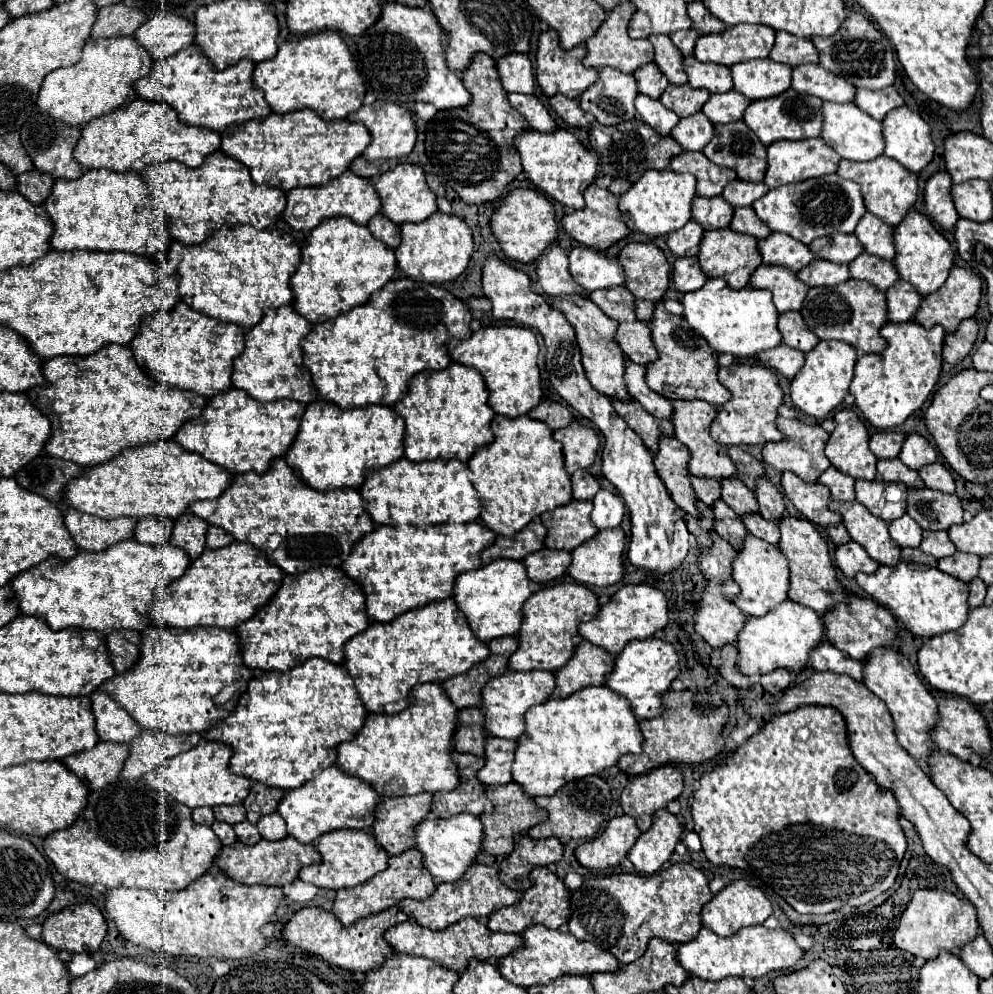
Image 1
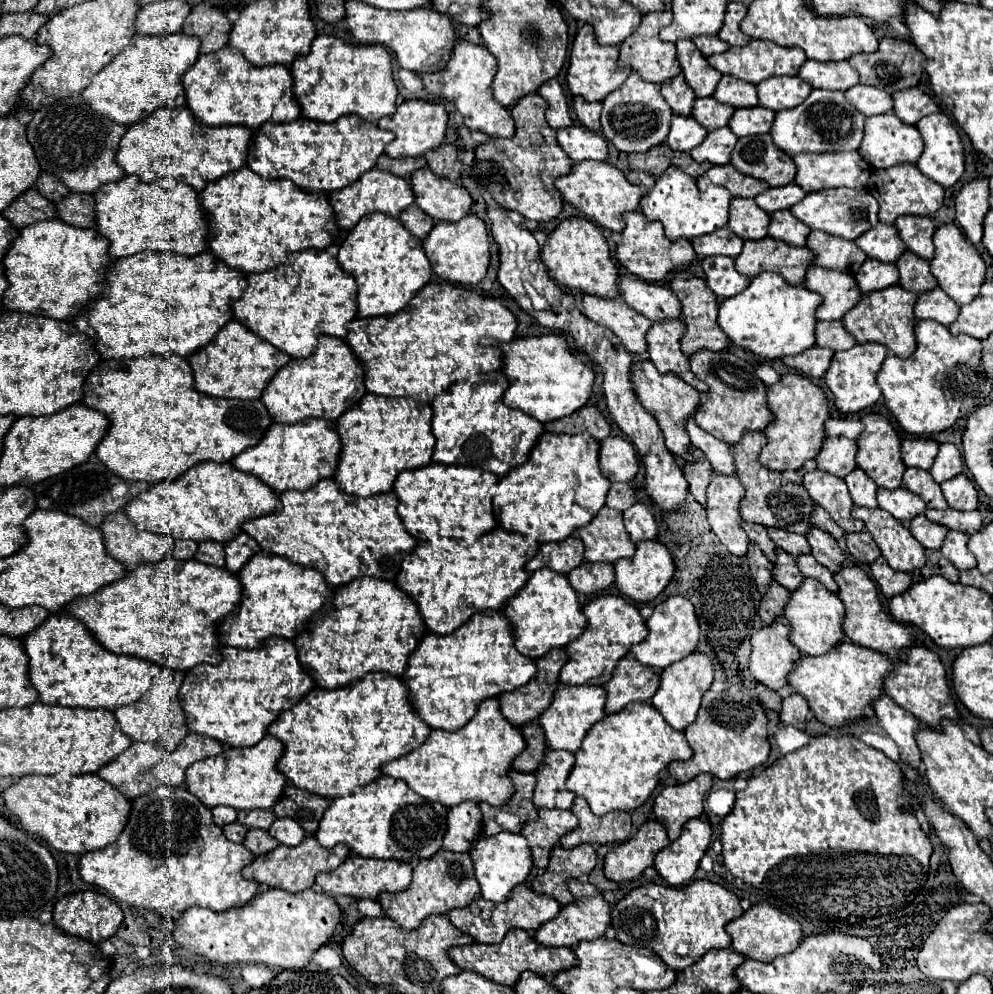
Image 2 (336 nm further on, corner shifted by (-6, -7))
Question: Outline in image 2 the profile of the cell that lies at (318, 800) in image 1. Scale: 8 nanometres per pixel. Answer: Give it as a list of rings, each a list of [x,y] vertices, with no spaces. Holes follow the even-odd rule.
[[[381,776],[349,796],[331,800],[315,832],[315,838],[323,848],[345,844],[351,852],[365,858],[395,858],[413,864],[441,850],[443,832],[443,804],[417,796],[403,780]]]

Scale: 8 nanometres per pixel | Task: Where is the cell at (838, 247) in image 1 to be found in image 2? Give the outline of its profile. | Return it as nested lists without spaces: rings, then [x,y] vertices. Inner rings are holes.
[[[877,224],[869,232],[861,234],[855,240],[857,248],[861,248],[867,258],[875,258],[881,262],[895,262],[897,256],[905,252],[905,246],[901,238],[897,236],[897,230],[893,224]]]

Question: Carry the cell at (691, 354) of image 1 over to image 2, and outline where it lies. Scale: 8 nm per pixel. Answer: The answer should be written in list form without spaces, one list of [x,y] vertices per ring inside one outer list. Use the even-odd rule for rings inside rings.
[[[697,350],[689,356],[689,362],[695,376],[709,386],[705,402],[699,404],[693,414],[695,422],[705,432],[713,434],[715,438],[727,444],[735,444],[745,430],[765,430],[765,426],[773,420],[773,414],[769,412],[765,400],[765,384],[755,376],[751,362],[737,358],[729,350]]]

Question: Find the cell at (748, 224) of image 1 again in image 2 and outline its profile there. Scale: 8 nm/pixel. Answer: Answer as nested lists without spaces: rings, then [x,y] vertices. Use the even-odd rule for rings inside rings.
[[[777,210],[771,214],[767,234],[785,244],[805,246],[805,236],[809,234],[809,228],[805,228],[805,224],[801,224],[799,220],[793,220],[789,210]]]

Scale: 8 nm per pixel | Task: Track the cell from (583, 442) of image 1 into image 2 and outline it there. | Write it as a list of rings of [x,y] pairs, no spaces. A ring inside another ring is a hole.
[[[621,436],[603,438],[599,448],[599,468],[611,482],[629,482],[639,468],[633,444]]]

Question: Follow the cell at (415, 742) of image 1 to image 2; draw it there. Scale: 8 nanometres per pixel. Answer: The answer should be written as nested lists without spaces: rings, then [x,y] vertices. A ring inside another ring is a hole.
[[[487,698],[479,702],[475,716],[463,728],[455,732],[431,730],[427,740],[417,750],[385,764],[381,772],[385,776],[405,780],[419,796],[449,808],[465,800],[501,806],[513,794],[513,784],[507,778],[507,772],[511,770],[513,756],[517,756],[521,748],[521,732],[517,732],[517,728],[501,716],[497,698]]]

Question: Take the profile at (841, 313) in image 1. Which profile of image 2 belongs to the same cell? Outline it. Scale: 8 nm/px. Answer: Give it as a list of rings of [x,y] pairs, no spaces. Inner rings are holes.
[[[893,284],[889,288],[863,294],[857,306],[853,306],[841,320],[843,320],[845,330],[857,342],[877,342],[877,344],[883,344],[889,350],[889,354],[905,358],[915,350],[915,336],[913,336],[915,300],[917,300],[917,294],[907,292],[901,286]]]

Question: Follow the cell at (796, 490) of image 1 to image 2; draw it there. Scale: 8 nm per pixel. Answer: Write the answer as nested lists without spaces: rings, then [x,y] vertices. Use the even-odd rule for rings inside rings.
[[[813,470],[805,472],[803,486],[813,498],[813,502],[823,506],[831,514],[837,526],[841,526],[845,532],[855,532],[855,524],[851,518],[853,500],[849,496],[847,484],[841,478],[835,478],[821,470]]]

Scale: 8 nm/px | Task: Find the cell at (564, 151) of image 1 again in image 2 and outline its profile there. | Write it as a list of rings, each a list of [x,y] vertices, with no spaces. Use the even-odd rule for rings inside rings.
[[[583,160],[575,162],[571,172],[565,176],[559,176],[555,180],[555,188],[561,192],[563,200],[567,200],[571,206],[575,206],[579,212],[583,212],[589,220],[593,220],[597,226],[621,232],[625,228],[623,222],[623,212],[627,210],[637,210],[639,200],[645,194],[643,188],[633,186],[621,170],[607,162],[597,162],[597,160]]]

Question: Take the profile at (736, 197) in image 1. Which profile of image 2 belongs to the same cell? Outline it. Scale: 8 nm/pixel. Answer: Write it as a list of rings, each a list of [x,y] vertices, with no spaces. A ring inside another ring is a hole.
[[[787,184],[787,186],[777,186],[777,188],[769,188],[765,192],[761,192],[759,196],[755,196],[755,202],[759,208],[763,208],[765,212],[775,212],[775,210],[785,210],[791,208],[793,204],[797,204],[799,200],[805,198],[805,192],[801,192],[801,188],[797,188],[797,184]]]

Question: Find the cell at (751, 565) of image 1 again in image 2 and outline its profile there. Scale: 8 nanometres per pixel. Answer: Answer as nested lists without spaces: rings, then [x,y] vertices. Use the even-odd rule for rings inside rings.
[[[803,576],[803,582],[797,590],[791,592],[783,616],[789,620],[789,640],[803,652],[803,654],[819,654],[827,652],[835,644],[843,640],[841,632],[841,616],[845,616],[845,608],[837,594],[829,592],[819,580]]]

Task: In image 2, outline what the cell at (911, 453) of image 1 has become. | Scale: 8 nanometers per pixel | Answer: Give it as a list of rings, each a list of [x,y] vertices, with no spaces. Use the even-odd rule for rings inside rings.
[[[941,444],[939,452],[937,452],[937,458],[935,458],[933,466],[929,468],[929,474],[933,476],[933,480],[943,482],[943,480],[953,478],[961,472],[963,472],[961,452],[953,444]]]

